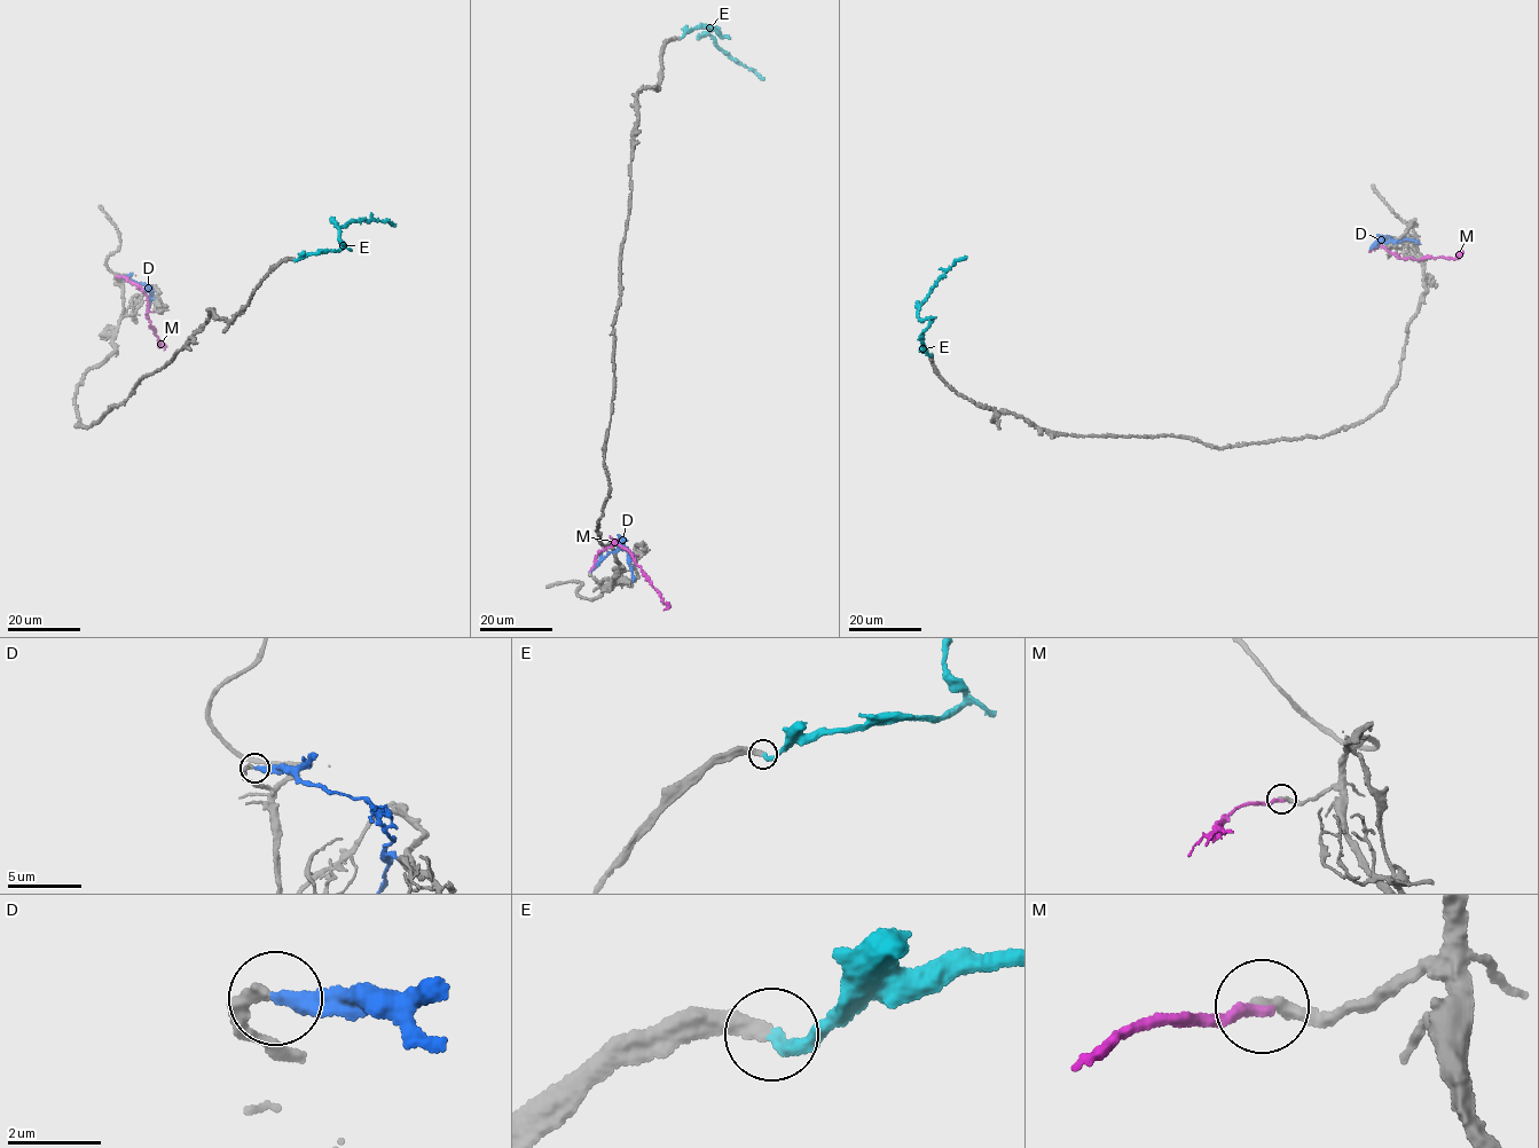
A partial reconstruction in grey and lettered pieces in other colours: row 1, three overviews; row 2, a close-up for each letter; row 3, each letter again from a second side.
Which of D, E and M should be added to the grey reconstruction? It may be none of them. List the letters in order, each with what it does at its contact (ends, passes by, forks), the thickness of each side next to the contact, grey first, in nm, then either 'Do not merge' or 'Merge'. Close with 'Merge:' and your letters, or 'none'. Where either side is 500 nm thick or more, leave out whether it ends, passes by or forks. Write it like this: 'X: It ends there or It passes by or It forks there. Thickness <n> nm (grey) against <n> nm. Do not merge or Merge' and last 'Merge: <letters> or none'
D: It ends there. Thickness 260 nm (grey) against 320 nm. Do not merge
E: It ends there. Thickness 320 nm (grey) against 300 nm. Merge
M: It ends there. Thickness 280 nm (grey) against 260 nm. Do not merge
Merge: E

